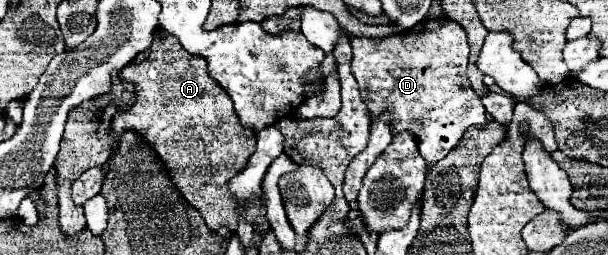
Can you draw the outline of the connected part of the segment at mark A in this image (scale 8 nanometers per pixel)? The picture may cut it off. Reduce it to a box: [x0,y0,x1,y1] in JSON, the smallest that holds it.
[112,28,256,232]

